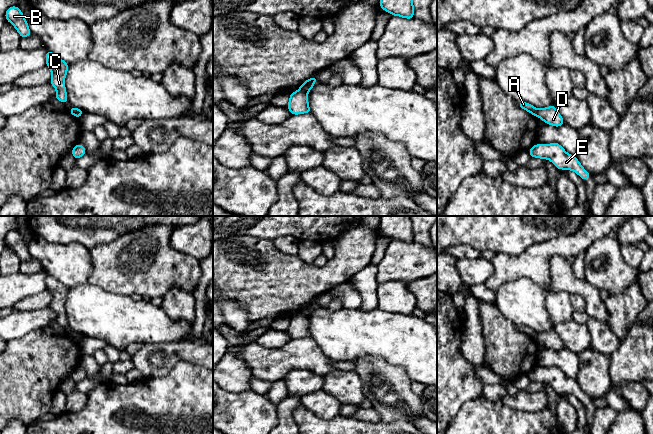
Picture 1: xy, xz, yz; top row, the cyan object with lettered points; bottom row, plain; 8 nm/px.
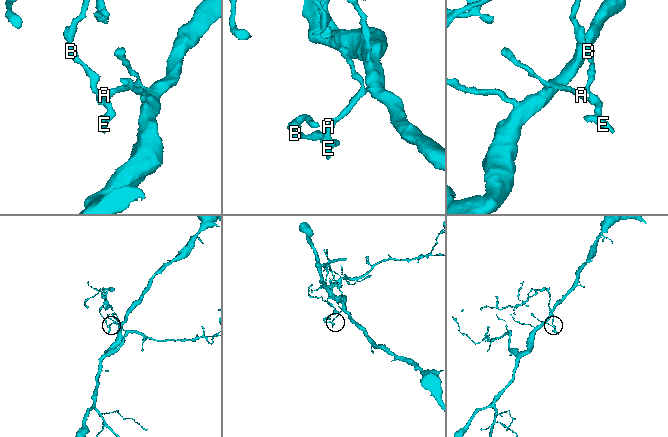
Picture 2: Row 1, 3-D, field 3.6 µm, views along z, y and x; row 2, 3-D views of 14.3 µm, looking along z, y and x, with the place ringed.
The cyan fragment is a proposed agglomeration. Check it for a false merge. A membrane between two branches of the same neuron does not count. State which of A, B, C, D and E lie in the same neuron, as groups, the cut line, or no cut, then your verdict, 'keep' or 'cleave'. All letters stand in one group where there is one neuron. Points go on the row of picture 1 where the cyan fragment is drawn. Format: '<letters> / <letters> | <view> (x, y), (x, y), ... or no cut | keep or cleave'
A / B C D E | xz (299, 88), (306, 93) | cleave

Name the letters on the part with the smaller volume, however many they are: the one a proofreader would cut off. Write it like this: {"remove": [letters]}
{"remove": ["B", "C", "D", "E"]}

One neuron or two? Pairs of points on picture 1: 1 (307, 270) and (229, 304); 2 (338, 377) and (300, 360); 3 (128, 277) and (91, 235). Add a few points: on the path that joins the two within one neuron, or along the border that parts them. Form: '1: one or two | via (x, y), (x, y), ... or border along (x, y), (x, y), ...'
1: two | border along (223, 292), (227, 297), (236, 300), (251, 319)
2: two | border along (335, 369), (321, 375)
3: two | border along (121, 235), (108, 242), (96, 244), (90, 250)

